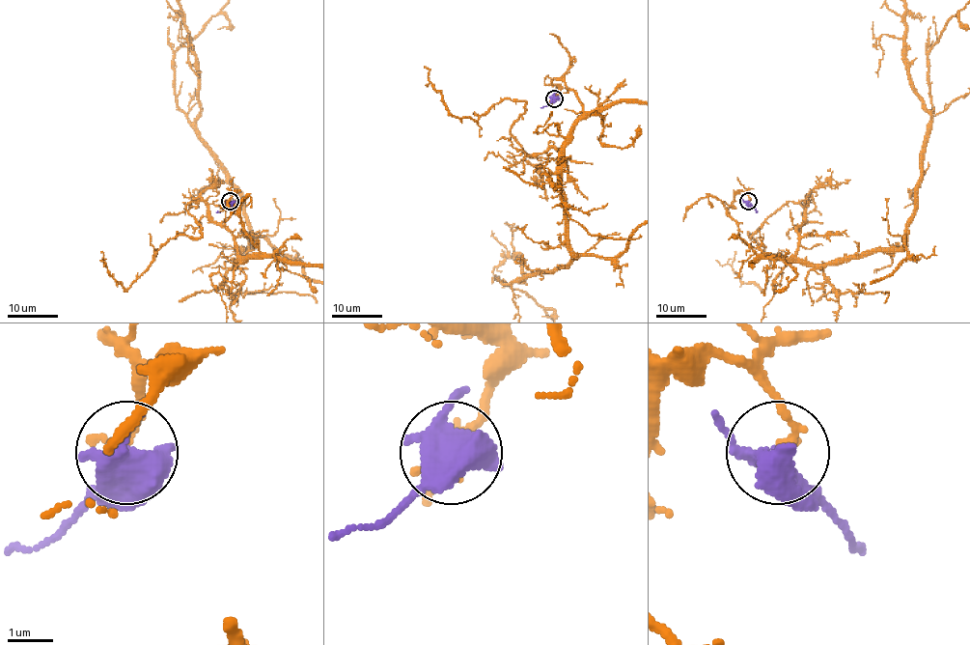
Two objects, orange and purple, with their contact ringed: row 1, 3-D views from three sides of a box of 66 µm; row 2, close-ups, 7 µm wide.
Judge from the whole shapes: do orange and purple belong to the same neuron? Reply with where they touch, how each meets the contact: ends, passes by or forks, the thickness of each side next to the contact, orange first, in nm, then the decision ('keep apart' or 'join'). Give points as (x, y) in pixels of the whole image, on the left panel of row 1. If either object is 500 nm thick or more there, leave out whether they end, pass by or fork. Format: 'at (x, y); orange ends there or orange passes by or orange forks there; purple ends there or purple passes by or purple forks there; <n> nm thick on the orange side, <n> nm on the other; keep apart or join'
at (230, 201); 180 nm thick on the orange side, 550 nm on the other; keep apart

